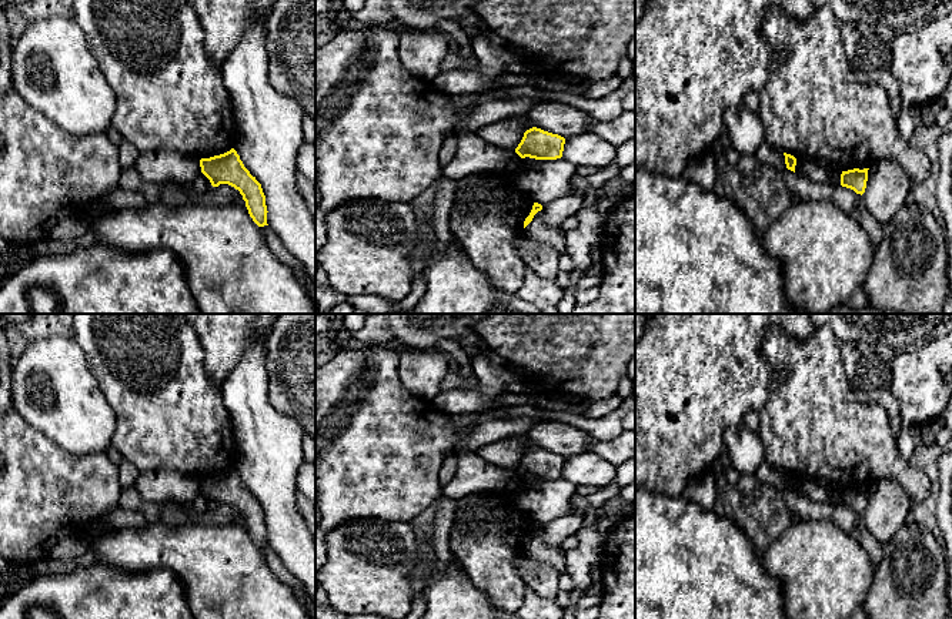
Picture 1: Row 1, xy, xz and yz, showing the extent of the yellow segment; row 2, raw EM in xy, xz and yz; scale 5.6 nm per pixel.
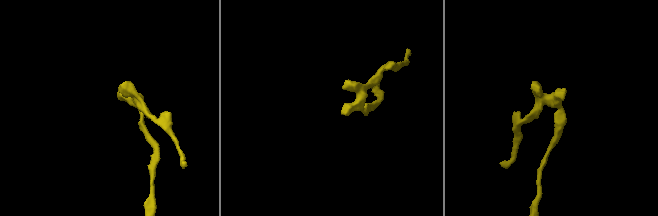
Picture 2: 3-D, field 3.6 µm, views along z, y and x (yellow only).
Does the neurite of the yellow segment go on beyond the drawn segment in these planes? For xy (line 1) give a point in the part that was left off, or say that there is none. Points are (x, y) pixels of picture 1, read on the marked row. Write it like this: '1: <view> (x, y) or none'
1: none

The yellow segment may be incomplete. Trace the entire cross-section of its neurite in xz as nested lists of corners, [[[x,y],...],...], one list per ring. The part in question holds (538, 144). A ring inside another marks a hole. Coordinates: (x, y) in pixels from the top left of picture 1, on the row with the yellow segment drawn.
[[[532,127],[524,133],[515,153],[521,158],[557,160],[562,157],[564,144],[564,137]]]

